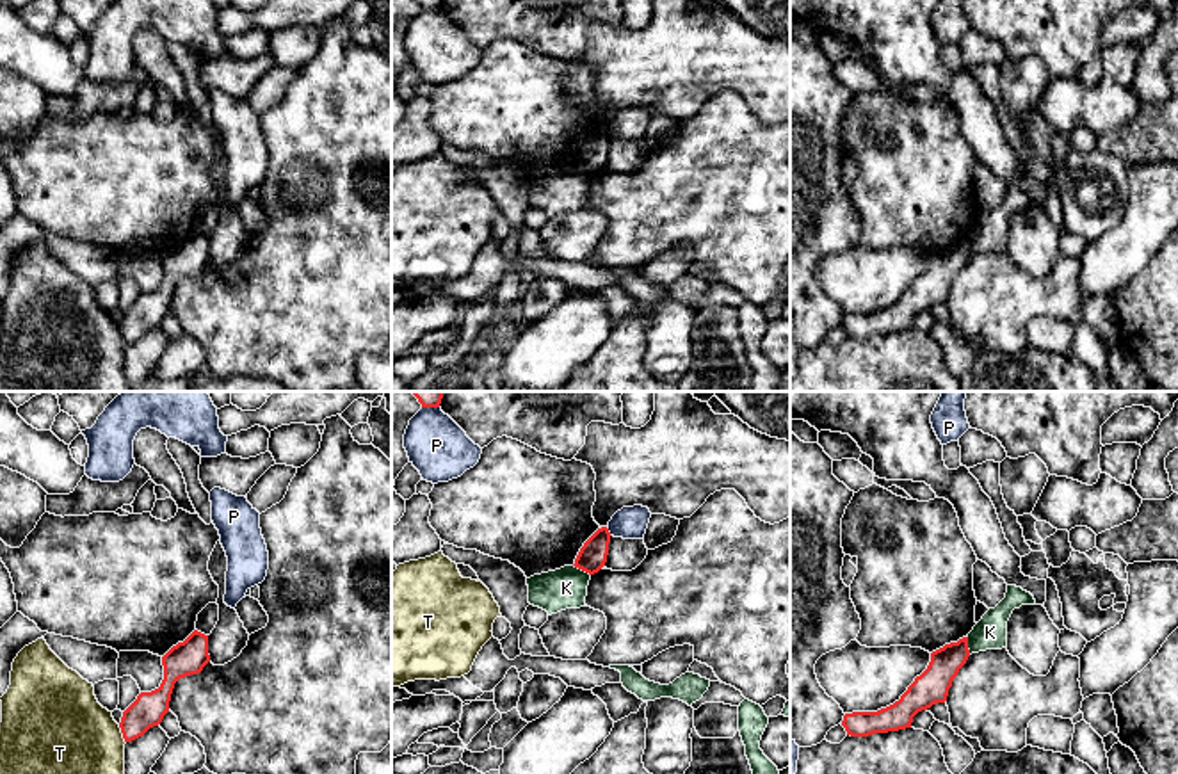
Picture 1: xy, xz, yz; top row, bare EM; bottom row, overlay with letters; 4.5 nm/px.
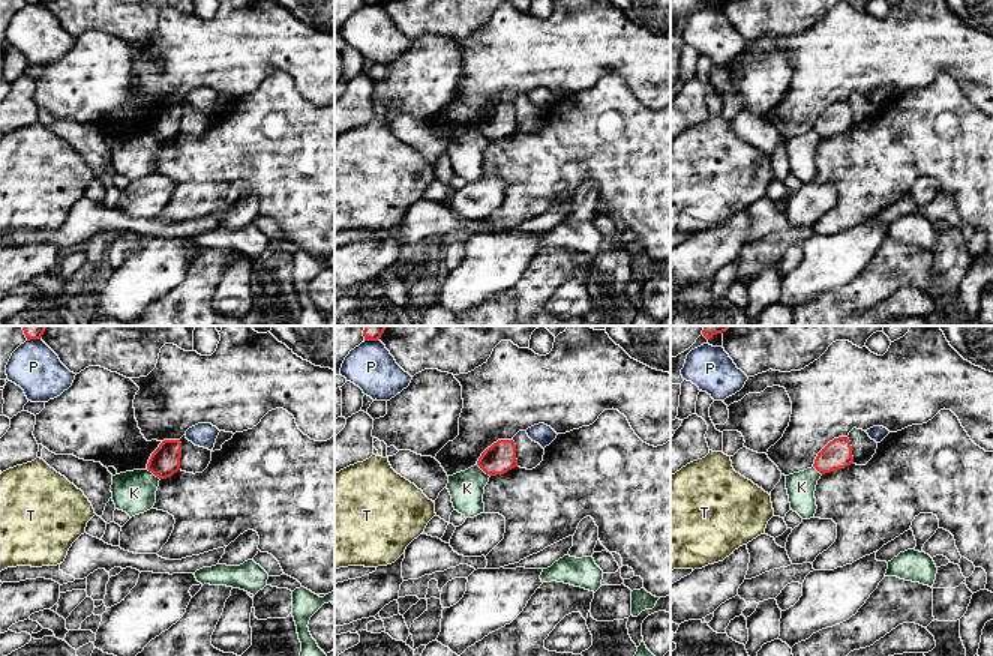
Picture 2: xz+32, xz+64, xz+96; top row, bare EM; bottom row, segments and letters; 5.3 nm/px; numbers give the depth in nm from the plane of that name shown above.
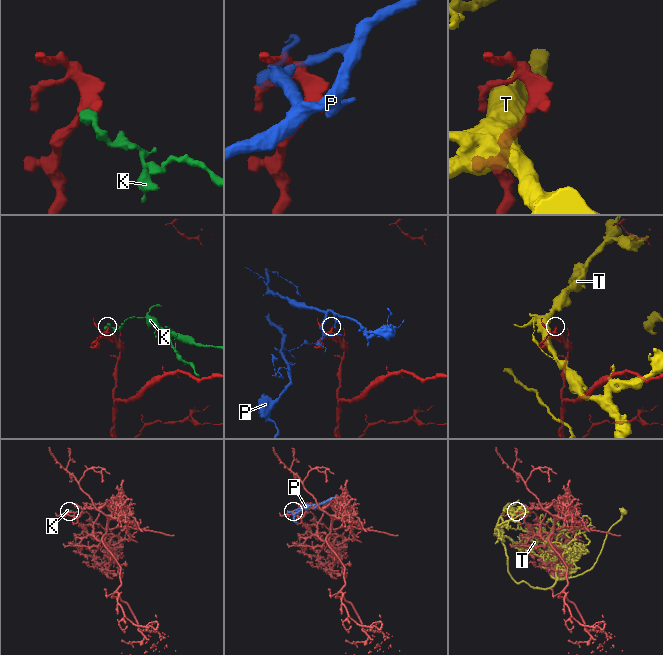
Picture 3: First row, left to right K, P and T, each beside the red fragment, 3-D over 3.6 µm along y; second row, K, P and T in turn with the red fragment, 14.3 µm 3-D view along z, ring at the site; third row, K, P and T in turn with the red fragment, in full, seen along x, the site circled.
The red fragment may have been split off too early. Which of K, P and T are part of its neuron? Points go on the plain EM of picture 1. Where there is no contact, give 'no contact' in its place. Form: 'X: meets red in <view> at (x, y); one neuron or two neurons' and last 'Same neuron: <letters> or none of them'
K: meets red in xz at (582, 171); two neurons
P: meets red in xz at (607, 132); two neurons
T: meets red in xy at (121, 333); two neurons
Same neuron: none of them

